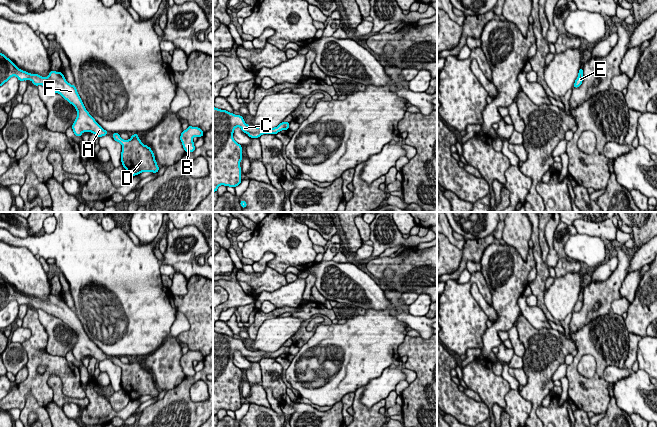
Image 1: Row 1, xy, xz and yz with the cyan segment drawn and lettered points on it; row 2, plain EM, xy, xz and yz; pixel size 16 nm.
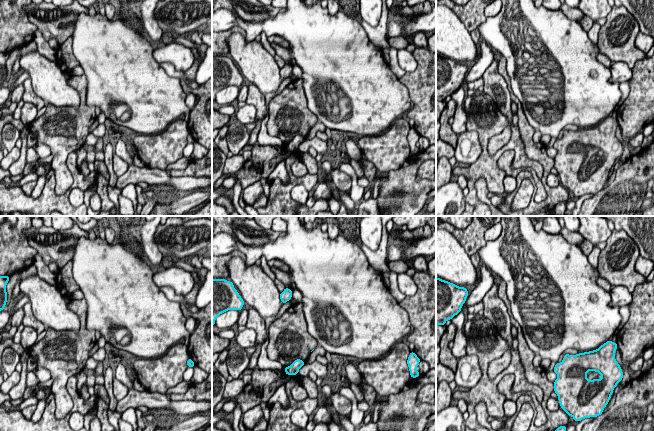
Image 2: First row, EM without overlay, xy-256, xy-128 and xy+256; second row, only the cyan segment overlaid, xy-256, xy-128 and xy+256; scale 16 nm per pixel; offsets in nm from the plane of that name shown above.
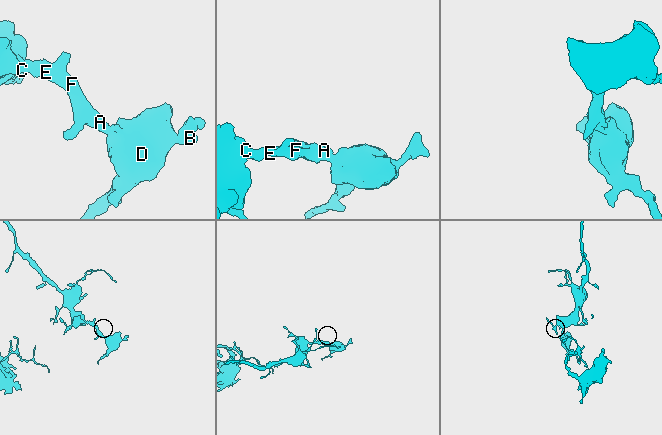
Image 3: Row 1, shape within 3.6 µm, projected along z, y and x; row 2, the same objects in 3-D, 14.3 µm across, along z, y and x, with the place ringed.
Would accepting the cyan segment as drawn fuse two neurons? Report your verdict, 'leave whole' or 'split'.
leave whole

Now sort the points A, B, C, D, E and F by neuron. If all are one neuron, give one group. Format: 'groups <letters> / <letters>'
groups A B C D E F

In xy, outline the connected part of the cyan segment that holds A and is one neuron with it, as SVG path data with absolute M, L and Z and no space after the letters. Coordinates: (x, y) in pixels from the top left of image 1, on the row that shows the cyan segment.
M0 53L0 86L7 82L12 76L19 81L31 80L33 85L42 85L45 88L60 94L65 100L72 104L77 110L72 129L76 136L81 137L83 132L91 132L98 138L108 134L86 110L74 85L68 83L61 72L50 71L47 77L31 74L19 69L14 62Z

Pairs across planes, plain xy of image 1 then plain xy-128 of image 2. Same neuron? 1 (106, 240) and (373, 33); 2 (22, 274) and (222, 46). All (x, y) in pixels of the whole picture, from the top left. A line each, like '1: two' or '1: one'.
1: two
2: two

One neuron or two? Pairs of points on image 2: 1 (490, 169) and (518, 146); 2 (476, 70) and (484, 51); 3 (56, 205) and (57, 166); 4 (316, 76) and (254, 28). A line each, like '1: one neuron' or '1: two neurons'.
1: one neuron
2: one neuron
3: two neurons
4: one neuron

